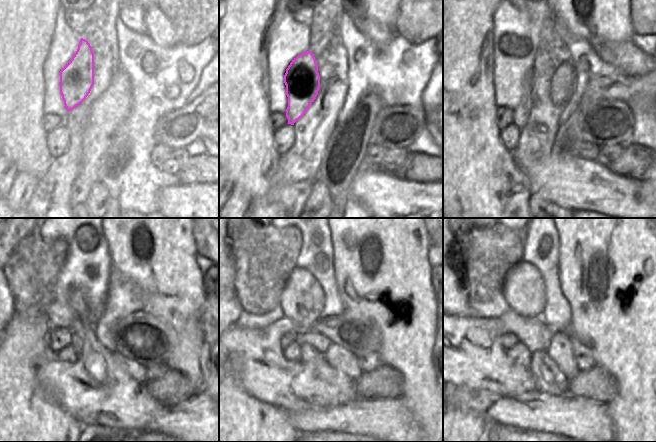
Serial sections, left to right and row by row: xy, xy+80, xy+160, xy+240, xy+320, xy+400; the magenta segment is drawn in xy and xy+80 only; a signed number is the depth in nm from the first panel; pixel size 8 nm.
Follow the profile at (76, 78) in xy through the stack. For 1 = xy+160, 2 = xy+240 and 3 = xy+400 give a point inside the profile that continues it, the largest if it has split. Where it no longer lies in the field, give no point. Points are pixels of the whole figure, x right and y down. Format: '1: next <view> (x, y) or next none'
1: next xy+160 (521, 113)
2: next xy+240 (77, 342)
3: next xy+400 (548, 378)

